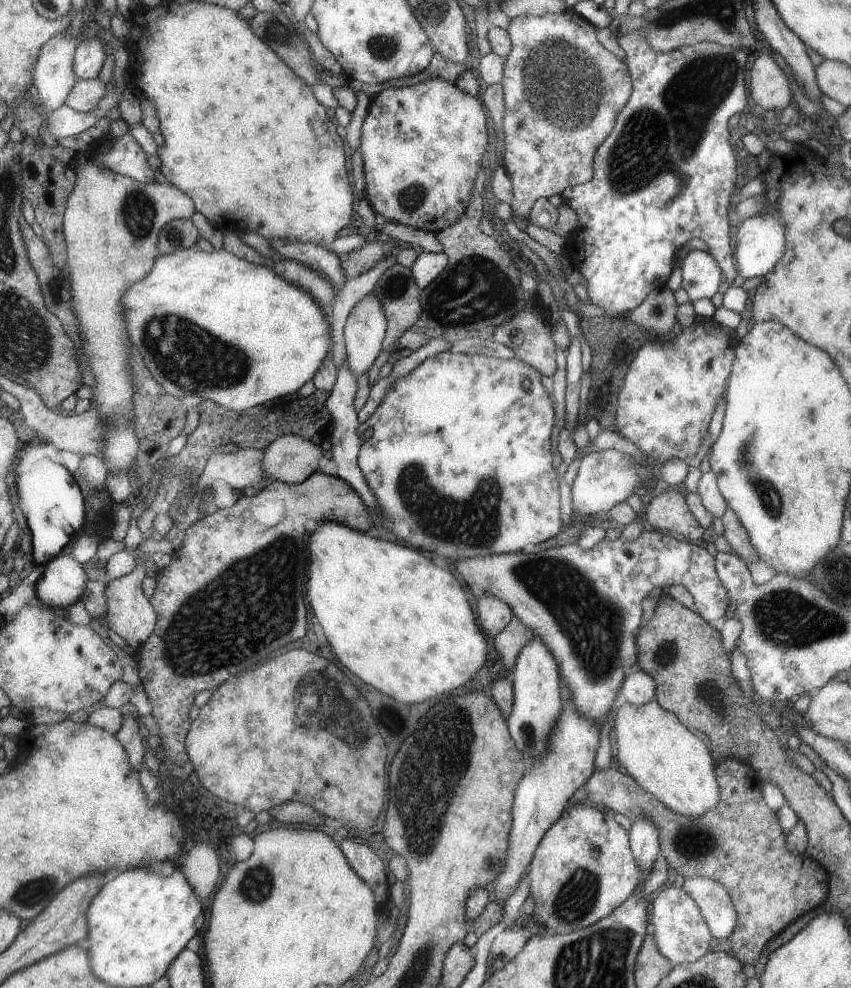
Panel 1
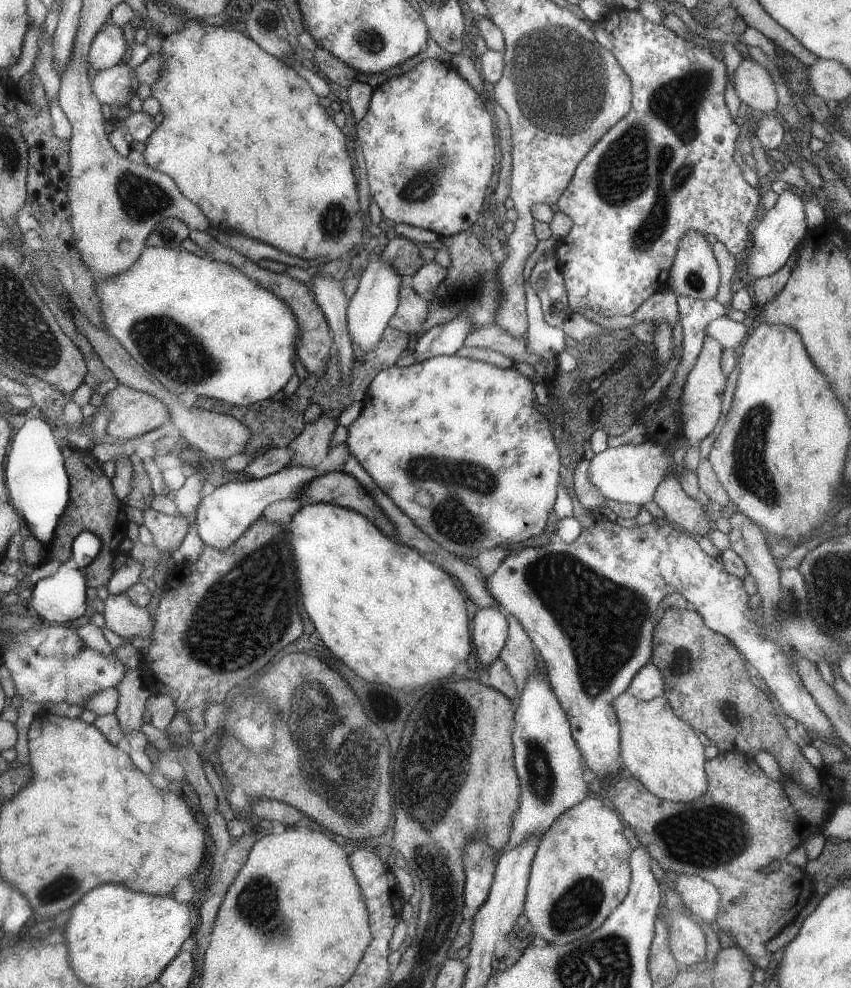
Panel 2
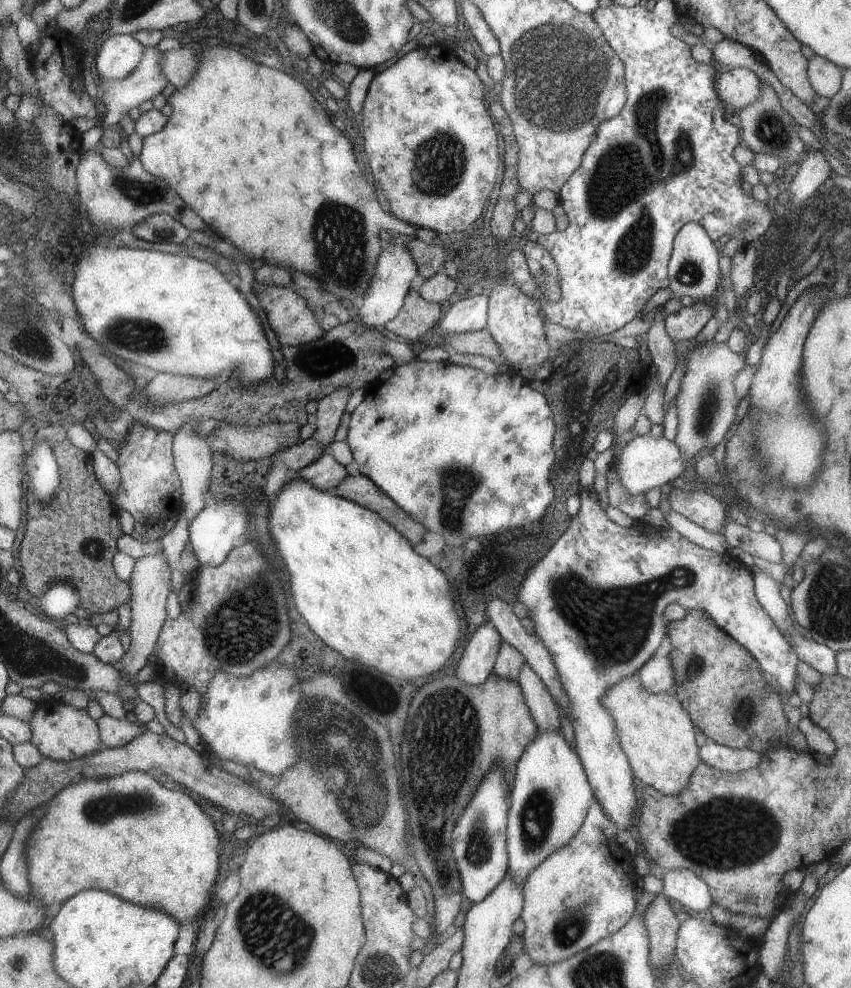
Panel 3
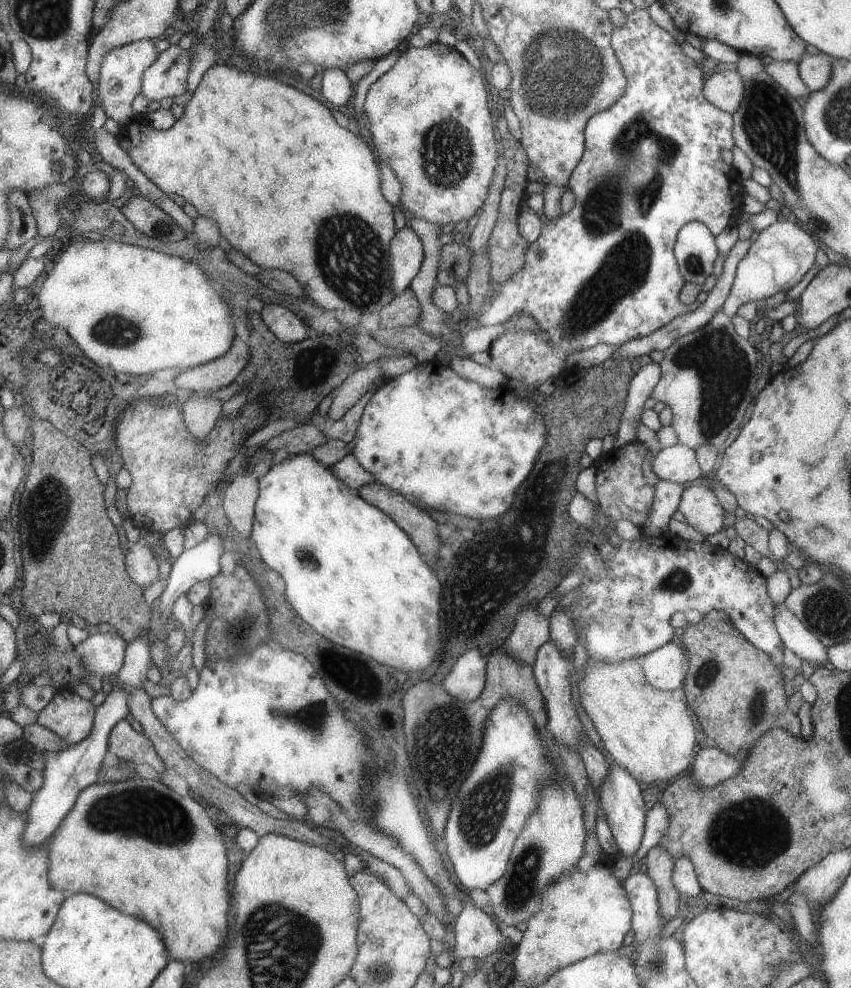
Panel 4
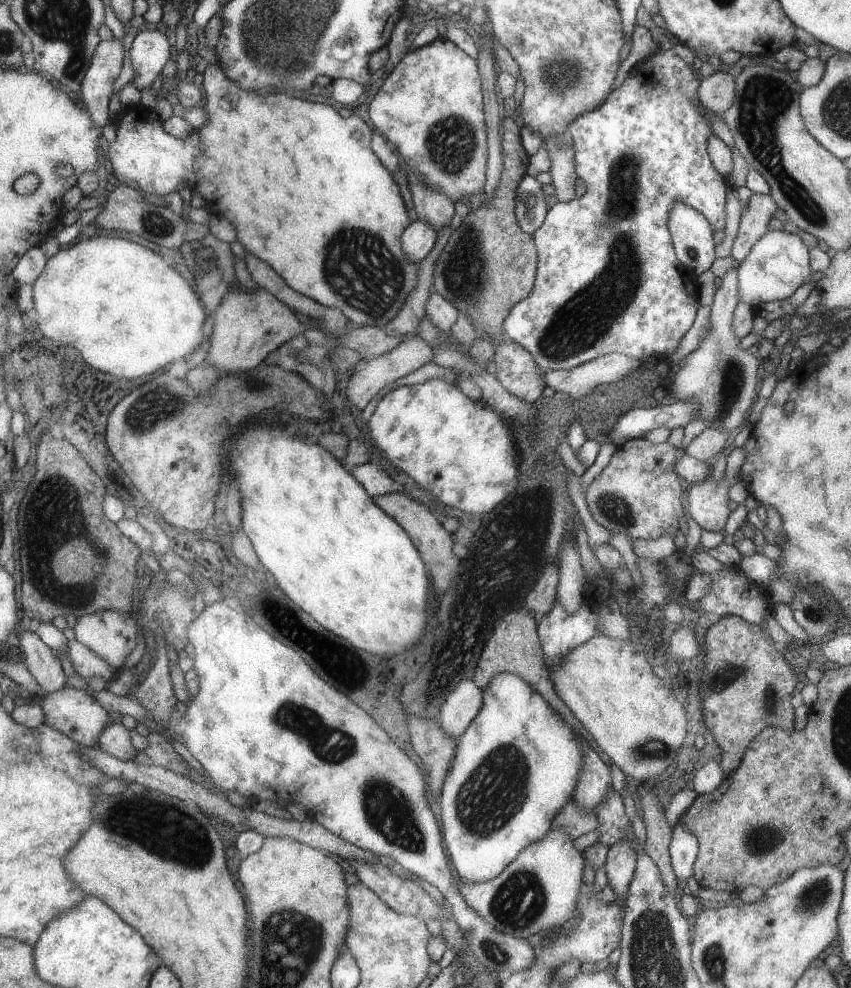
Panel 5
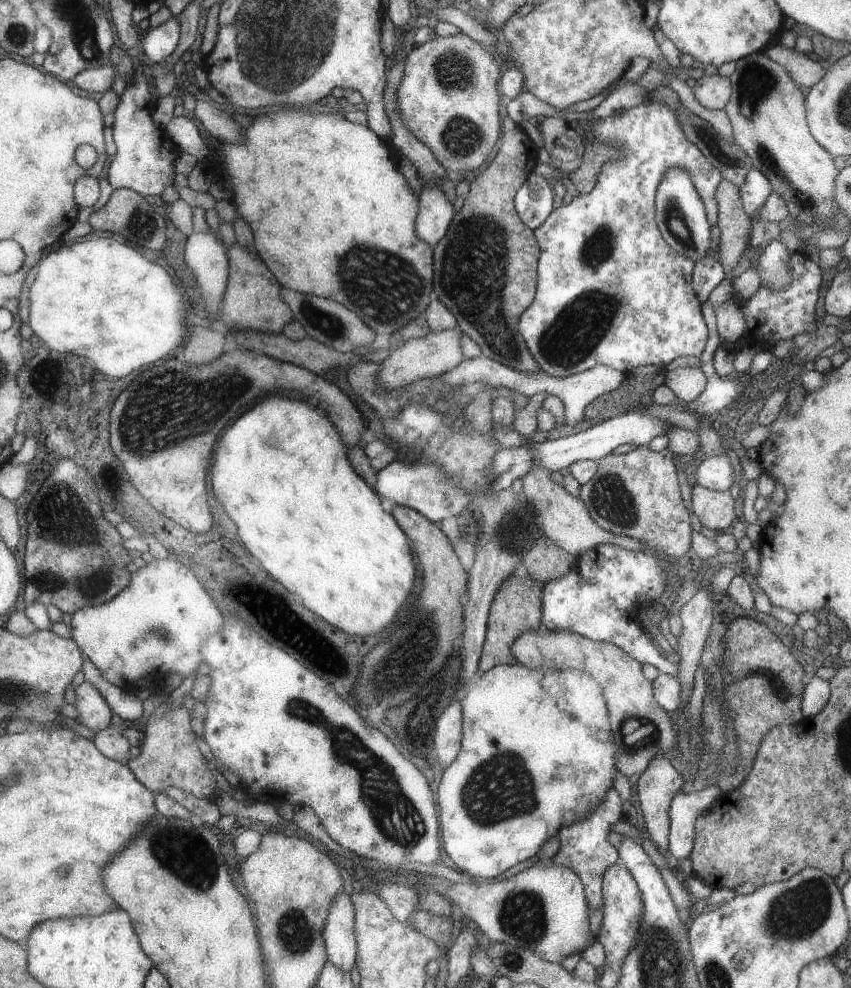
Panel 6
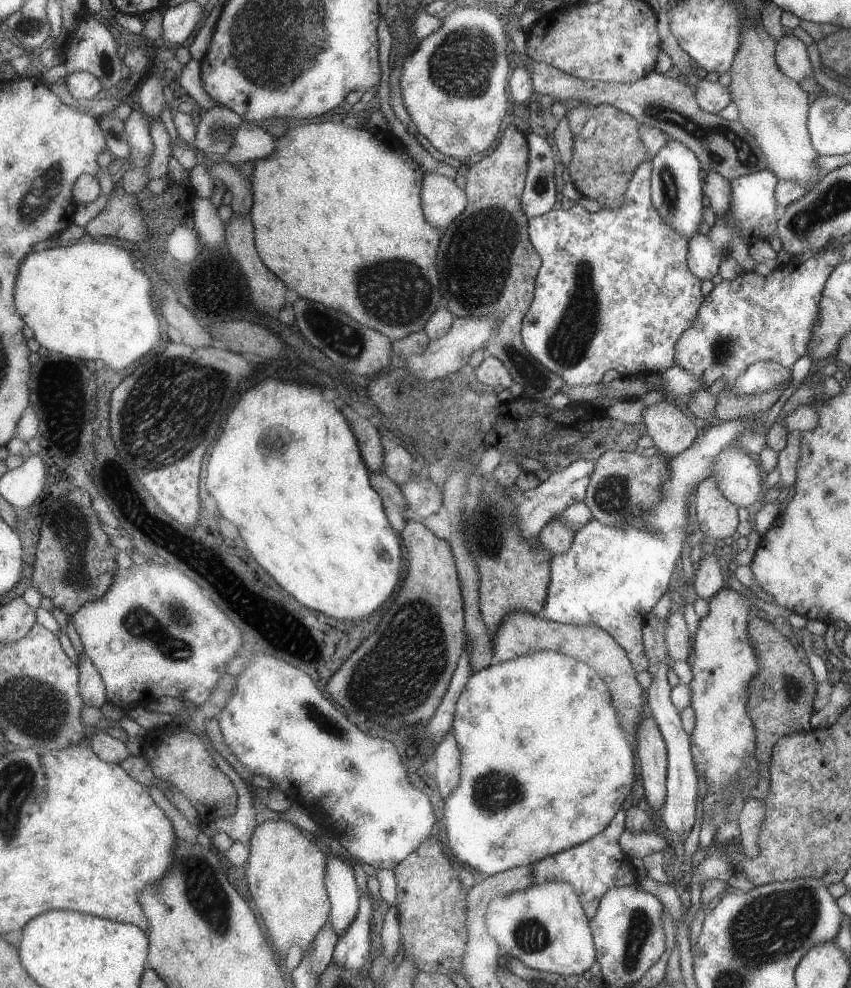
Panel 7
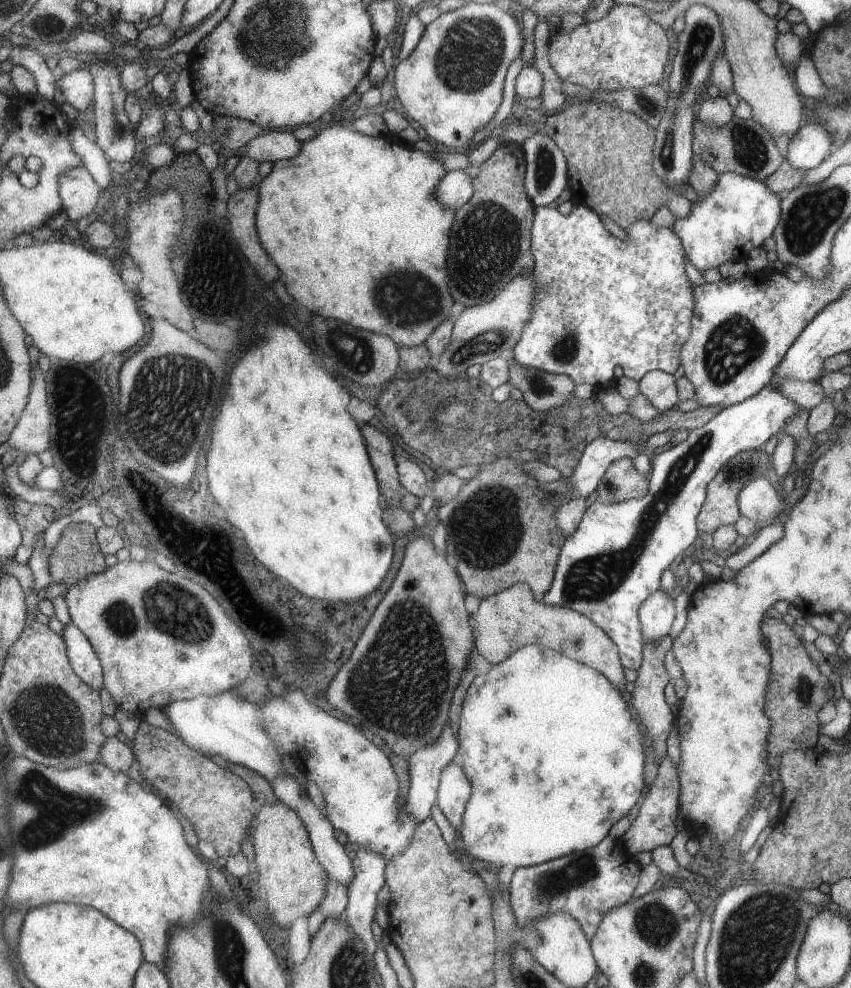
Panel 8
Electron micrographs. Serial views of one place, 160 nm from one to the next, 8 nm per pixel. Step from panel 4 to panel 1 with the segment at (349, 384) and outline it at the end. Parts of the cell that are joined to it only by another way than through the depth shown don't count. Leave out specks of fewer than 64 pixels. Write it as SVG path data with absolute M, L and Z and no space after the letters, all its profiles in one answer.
M281 435L272 440L263 450L260 469L264 472L263 477L269 477L282 483L296 485L305 480L311 473L318 470L317 460L321 458L323 450L320 445L306 441L297 435Z

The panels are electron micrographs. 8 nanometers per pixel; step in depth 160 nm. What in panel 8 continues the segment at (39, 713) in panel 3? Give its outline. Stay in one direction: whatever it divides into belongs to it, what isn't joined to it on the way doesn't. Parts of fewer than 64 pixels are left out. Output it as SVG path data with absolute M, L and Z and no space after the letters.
M71 623L66 625L62 637L66 640L75 672L96 691L104 688L104 668L86 634L75 623Z

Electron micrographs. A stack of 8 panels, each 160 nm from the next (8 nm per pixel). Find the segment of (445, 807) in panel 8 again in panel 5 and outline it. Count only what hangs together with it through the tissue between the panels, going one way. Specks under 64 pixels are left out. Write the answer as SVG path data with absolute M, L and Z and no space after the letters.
M472 679L461 680L447 695L439 710L440 729L449 738L457 739L478 713L481 699L482 690L475 686Z

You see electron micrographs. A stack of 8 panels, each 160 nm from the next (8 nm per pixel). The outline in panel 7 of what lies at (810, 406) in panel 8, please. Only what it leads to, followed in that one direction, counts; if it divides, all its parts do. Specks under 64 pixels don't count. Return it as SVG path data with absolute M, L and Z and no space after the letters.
M755 361L750 364L736 379L733 387L729 387L730 395L769 392L770 390L783 390L790 383L790 367L782 367L775 361Z

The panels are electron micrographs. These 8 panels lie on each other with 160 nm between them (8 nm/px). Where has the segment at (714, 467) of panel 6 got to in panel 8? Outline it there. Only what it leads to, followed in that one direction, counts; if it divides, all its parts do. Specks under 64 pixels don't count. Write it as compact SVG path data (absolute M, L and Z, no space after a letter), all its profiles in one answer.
M757 477L738 492L739 512L750 521L773 520L779 516L783 502L773 490L768 477Z

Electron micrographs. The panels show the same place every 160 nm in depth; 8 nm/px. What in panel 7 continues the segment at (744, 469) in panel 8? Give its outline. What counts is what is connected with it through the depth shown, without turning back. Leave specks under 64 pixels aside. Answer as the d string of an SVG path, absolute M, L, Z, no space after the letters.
M710 477L698 484L694 494L695 518L701 532L720 542L731 536L737 526L737 508L722 495L716 482Z

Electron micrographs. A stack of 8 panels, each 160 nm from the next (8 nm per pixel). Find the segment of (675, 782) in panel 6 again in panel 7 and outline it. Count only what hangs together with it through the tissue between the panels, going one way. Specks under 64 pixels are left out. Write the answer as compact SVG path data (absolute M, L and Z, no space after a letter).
M647 713L638 726L636 757L639 758L644 796L650 808L657 811L666 798L666 741L658 723Z

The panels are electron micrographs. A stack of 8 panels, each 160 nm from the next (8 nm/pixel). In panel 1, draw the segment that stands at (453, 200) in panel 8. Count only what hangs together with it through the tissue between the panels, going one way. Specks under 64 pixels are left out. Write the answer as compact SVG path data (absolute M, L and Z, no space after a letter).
M369 291L352 306L343 327L345 362L356 379L372 365L386 331L386 316L380 300Z

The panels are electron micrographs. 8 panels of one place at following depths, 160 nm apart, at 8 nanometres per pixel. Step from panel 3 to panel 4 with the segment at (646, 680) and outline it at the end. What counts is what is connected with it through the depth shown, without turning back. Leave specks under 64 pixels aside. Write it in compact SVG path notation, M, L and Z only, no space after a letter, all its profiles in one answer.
M669 641L659 650L647 653L640 659L645 677L651 686L662 691L674 691L682 686L685 676L685 654L677 644Z

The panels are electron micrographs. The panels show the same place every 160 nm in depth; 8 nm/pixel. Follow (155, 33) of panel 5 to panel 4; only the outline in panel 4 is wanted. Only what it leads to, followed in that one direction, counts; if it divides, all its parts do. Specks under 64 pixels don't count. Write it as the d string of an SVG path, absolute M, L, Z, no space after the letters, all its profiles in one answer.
M139 39L107 54L103 61L100 81L96 83L95 98L95 104L102 106L106 118L109 116L124 128L127 128L131 121L138 120L133 114L133 100L139 96L143 71L155 62L158 54L152 39Z

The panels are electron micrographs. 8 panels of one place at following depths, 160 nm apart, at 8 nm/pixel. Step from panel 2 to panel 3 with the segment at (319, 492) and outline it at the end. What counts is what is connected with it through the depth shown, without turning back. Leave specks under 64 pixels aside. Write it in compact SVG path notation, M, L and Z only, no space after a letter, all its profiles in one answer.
M347 475L333 489L333 493L374 511L385 522L390 523L396 531L399 531L399 534L402 534L412 545L421 542L421 536L423 536L422 523L417 522L415 524L414 519L402 507L399 507L394 499L390 499L365 475Z

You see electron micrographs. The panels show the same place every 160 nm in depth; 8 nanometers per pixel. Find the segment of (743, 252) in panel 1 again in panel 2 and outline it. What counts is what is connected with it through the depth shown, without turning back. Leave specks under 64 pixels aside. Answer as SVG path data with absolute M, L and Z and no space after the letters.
M791 190L779 194L771 210L764 211L751 228L751 247L747 256L747 274L755 279L768 277L782 268L806 232L803 202Z

